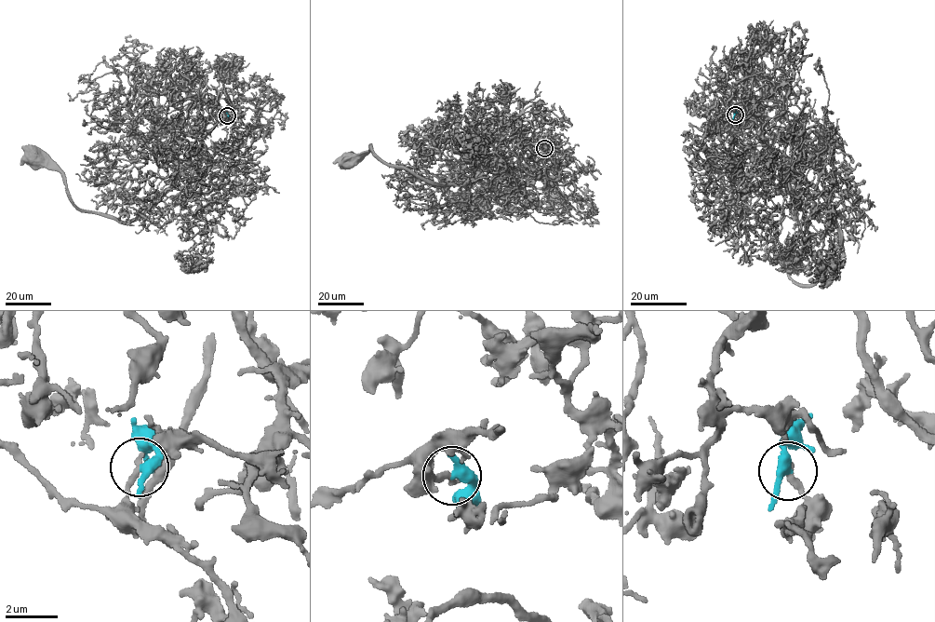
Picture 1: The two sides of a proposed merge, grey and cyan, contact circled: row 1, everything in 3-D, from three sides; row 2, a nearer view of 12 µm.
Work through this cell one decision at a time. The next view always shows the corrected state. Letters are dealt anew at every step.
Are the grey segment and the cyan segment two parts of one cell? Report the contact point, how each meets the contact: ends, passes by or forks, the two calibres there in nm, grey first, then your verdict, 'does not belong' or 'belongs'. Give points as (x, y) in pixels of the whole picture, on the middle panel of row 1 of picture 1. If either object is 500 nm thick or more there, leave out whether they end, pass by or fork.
place (544, 148); grey ends; cyan passes by; calibres 260 and 320 nm; does not belong

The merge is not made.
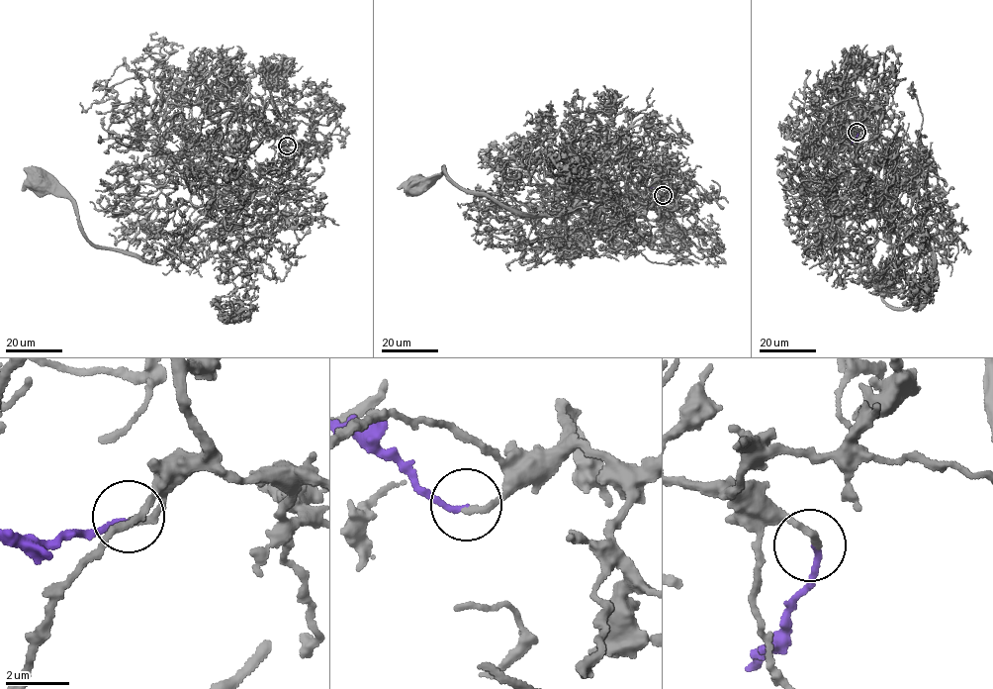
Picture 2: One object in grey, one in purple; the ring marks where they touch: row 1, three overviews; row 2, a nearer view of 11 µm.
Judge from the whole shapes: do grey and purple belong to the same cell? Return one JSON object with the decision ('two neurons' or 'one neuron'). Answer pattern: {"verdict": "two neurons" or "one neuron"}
{"verdict": "one neuron"}

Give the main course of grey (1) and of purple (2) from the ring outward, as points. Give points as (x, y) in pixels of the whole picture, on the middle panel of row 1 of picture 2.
1: (663, 195), (676, 185), (615, 197), (596, 183), (567, 210), (524, 213), (464, 189), (443, 166), (421, 183)
2: (663, 195), (650, 187)

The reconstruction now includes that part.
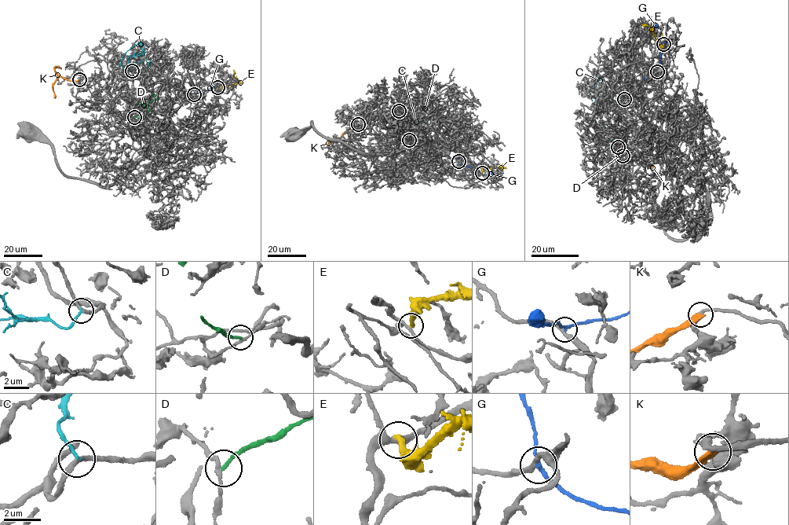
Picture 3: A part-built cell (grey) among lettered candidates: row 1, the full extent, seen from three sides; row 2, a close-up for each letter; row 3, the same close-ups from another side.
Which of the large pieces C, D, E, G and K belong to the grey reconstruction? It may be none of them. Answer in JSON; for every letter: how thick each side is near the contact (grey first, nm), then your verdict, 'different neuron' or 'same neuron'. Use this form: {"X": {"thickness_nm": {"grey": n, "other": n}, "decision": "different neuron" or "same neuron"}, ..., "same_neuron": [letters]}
{"C": {"thickness_nm": {"grey": 240, "other": 140}, "decision": "different neuron"}, "D": {"thickness_nm": {"grey": 190, "other": 170}, "decision": "different neuron"}, "E": {"thickness_nm": {"grey": 220, "other": 360}, "decision": "different neuron"}, "G": {"thickness_nm": {"grey": 240, "other": 200}, "decision": "different neuron"}, "K": {"thickness_nm": {"grey": 320, "other": 360}, "decision": "different neuron"}, "same_neuron": []}

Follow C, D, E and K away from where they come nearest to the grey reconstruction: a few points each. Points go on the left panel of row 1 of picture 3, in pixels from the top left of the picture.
C: (132, 70), (128, 64), (128, 57), (144, 53), (140, 42), (122, 56), (120, 64), (125, 75)
D: (134, 117), (146, 115), (148, 112), (147, 104), (155, 97), (151, 92)
E: (217, 87), (233, 85), (233, 69)
K: (79, 79), (67, 80), (59, 75), (54, 67), (61, 68)

